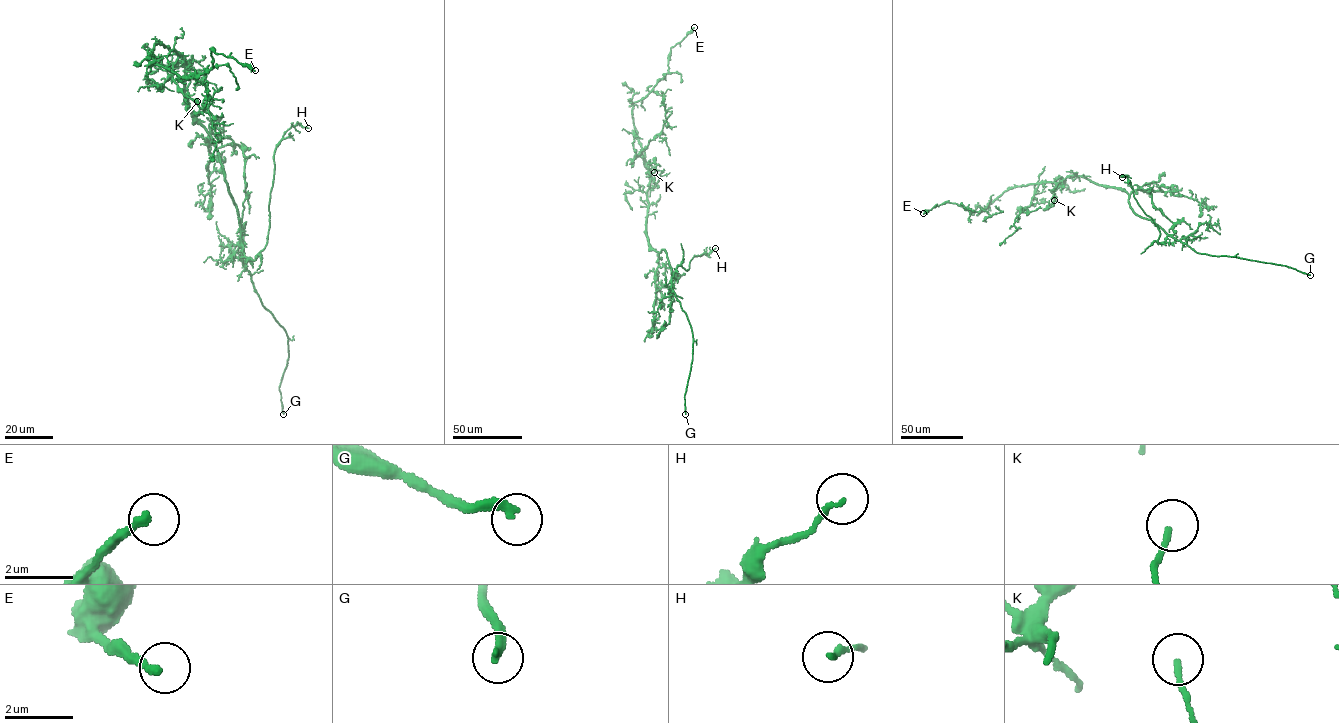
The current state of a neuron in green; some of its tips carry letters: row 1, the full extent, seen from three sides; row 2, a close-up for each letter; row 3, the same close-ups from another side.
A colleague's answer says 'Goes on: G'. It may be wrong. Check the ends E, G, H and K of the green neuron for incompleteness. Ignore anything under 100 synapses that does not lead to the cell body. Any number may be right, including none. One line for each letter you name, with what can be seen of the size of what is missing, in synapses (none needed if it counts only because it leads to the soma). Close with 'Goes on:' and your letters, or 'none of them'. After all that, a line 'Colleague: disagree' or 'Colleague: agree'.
Goes on: G
Colleague: agree

